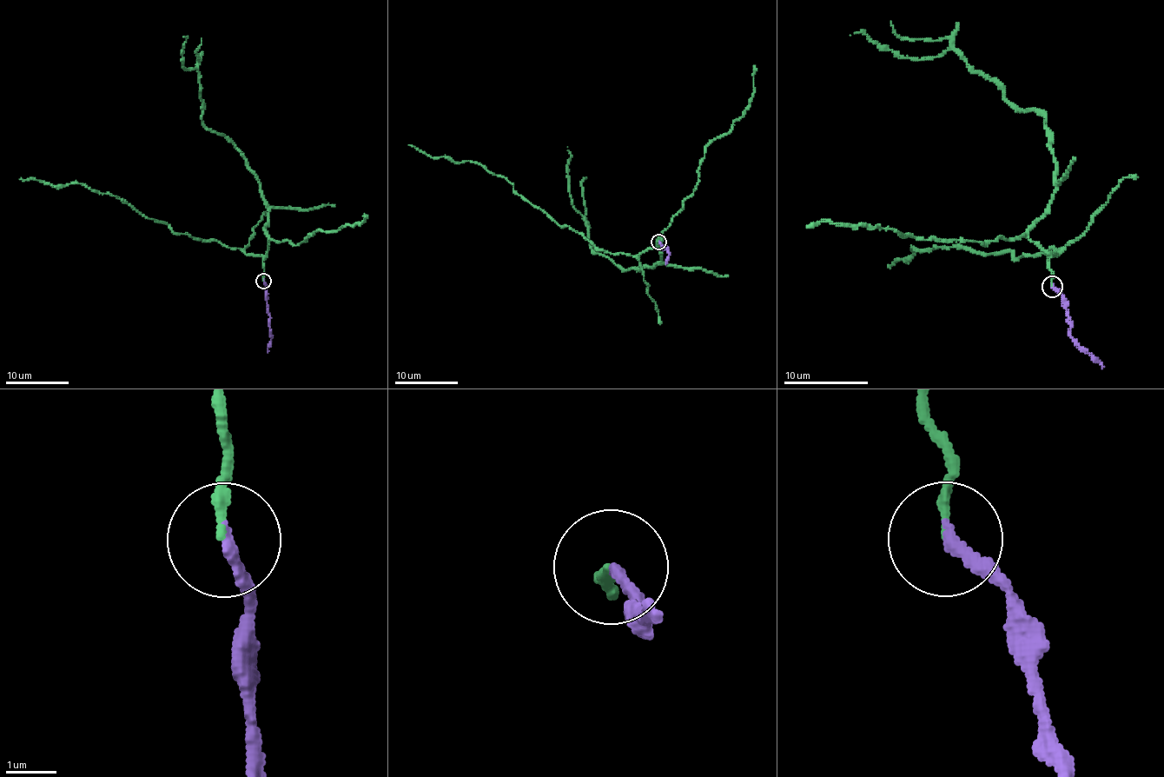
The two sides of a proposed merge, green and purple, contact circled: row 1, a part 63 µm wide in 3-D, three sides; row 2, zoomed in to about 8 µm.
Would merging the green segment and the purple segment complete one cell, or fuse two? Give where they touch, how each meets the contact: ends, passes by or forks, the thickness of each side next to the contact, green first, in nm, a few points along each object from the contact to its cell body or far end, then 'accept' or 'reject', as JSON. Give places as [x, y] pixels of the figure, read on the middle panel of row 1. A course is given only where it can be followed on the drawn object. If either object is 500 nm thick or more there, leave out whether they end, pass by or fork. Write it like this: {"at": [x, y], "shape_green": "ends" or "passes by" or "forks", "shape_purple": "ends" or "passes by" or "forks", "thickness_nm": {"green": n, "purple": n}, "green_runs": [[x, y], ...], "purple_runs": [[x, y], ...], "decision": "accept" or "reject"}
{"at": [658, 242], "shape_green": "ends", "shape_purple": "ends", "thickness_nm": {"green": 180, "purple": 220}, "green_runs": [[659, 241], [661, 233], [659, 264], [650, 268], [626, 270], [592, 249], [589, 227], [574, 207], [567, 147]], "purple_runs": [[659, 241], [661, 247], [666, 245], [669, 260], [665, 262]], "decision": "accept"}

